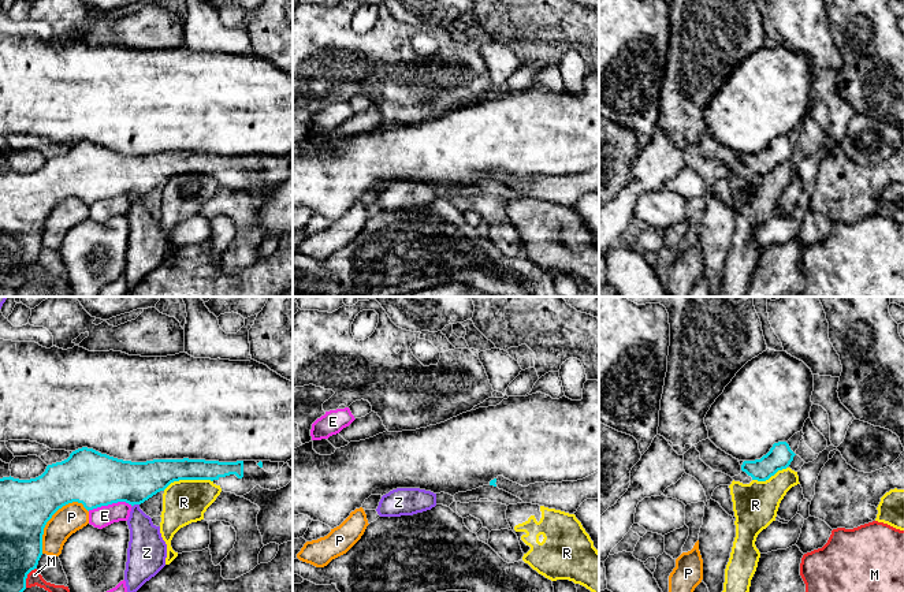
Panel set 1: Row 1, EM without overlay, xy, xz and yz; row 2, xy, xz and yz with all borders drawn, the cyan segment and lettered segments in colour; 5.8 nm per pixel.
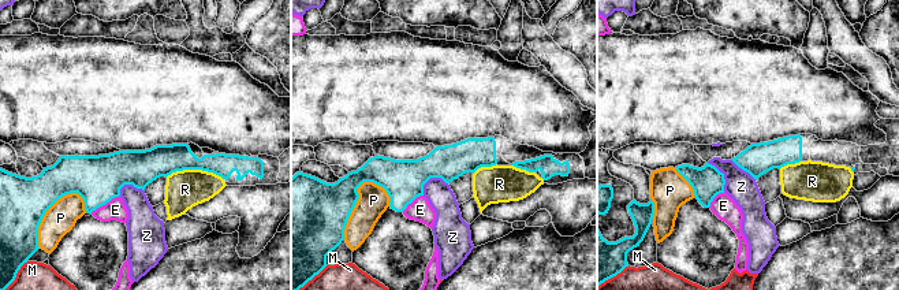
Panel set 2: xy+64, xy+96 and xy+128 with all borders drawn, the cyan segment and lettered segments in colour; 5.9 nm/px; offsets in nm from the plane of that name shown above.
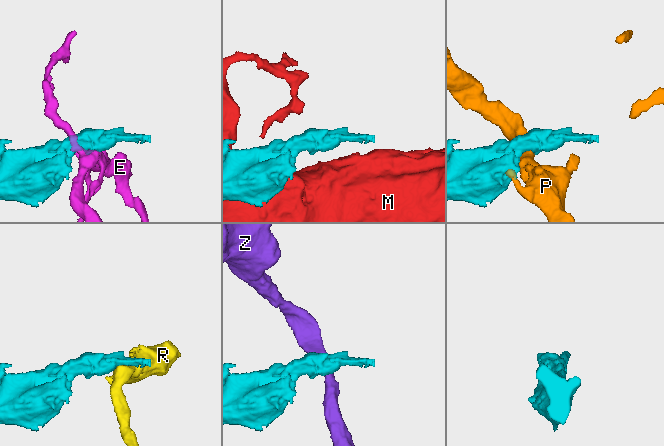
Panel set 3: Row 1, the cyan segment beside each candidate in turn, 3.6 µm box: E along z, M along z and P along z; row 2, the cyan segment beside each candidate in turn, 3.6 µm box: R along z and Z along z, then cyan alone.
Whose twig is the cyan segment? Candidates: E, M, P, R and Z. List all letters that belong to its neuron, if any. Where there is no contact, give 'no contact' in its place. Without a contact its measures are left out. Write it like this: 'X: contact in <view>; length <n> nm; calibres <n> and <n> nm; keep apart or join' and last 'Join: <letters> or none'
E: contact in xy; length 260 nm; calibres 320 and 120 nm; keep apart
M: contact in xy; length 140 nm; calibres 260 and 140 nm; keep apart
P: contact in xy; length 380 nm; calibres 300 and 160 nm; keep apart
R: contact in xy; length 300 nm; calibres 200 and 260 nm; keep apart
Z: contact in xy; length 40 nm; calibres 300 and 200 nm; keep apart
Join: none

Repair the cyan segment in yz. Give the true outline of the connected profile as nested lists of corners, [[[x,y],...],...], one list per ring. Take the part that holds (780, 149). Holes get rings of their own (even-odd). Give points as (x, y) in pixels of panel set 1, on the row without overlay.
[[[778,135],[760,153],[744,154],[741,164],[751,170],[752,174],[766,175],[778,164],[786,163],[795,149],[786,135]]]

